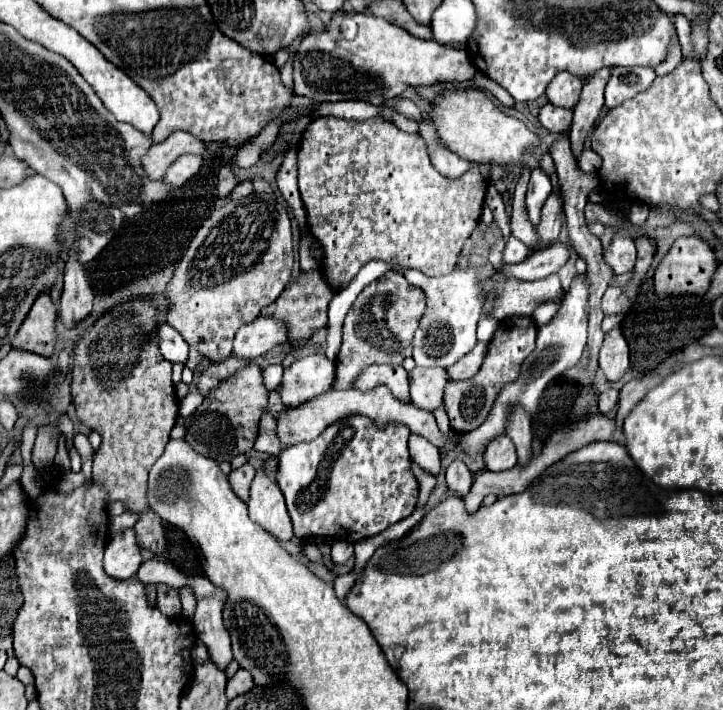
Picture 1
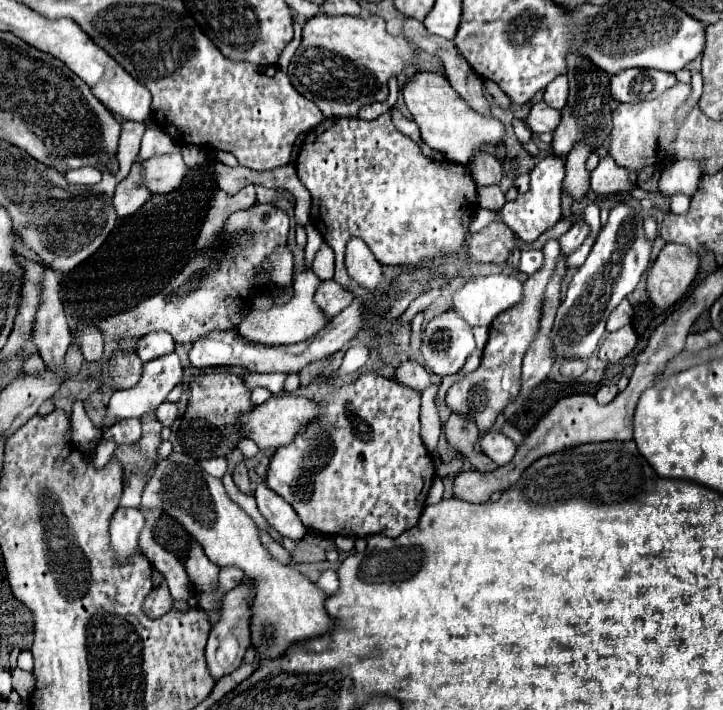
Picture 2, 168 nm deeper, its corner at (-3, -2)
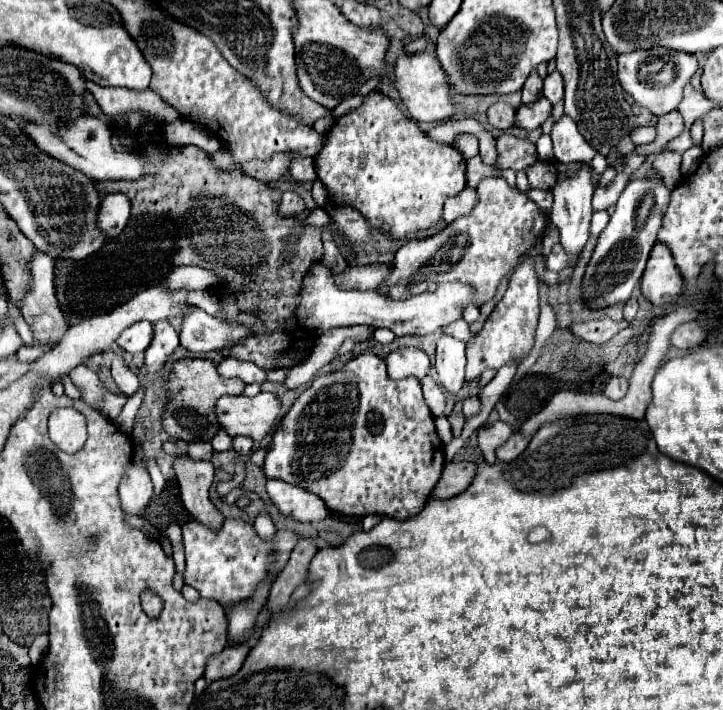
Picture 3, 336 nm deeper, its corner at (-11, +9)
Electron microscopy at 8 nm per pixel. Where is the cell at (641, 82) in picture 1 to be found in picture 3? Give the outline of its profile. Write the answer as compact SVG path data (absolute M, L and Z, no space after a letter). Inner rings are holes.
M666 48L636 50L618 56L618 78L622 80L622 88L656 116L676 110L676 106L682 100L682 88L694 76L696 70L698 70L696 56L686 52L672 52Z

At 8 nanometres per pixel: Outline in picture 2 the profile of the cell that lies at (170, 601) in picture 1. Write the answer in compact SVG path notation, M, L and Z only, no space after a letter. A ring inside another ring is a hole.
M162 581L158 587L154 587L150 591L150 595L146 597L144 601L144 613L152 619L156 617L162 617L164 613L168 613L172 609L172 597L170 597L170 591L168 591L168 585L166 581Z

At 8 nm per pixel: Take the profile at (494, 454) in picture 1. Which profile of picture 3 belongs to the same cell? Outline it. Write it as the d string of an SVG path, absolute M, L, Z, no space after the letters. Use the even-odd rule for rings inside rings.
M502 420L486 422L478 430L478 446L486 458L486 462L494 462L494 450L504 444L514 434L514 428Z

